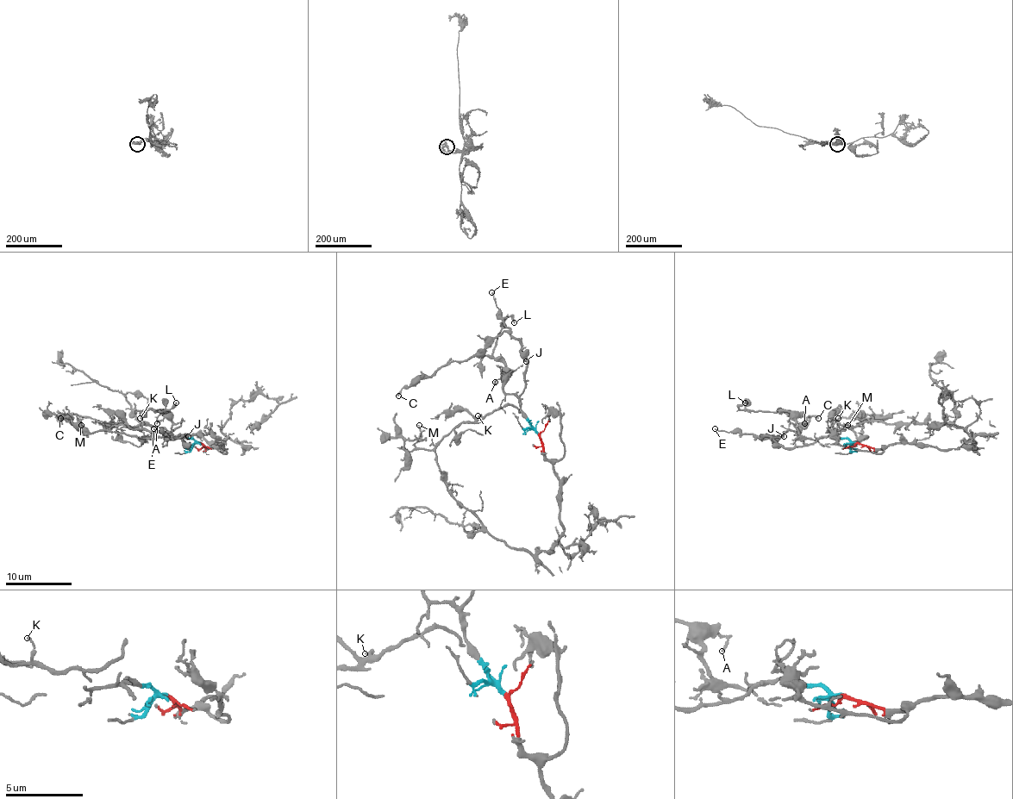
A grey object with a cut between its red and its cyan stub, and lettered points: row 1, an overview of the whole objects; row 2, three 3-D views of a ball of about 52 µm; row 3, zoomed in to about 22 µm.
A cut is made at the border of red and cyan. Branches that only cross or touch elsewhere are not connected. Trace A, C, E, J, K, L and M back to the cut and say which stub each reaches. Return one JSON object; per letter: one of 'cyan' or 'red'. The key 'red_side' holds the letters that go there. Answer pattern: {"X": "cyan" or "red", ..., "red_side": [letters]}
{"A": "cyan", "C": "cyan", "E": "cyan", "J": "cyan", "K": "red", "L": "cyan", "M": "red", "red_side": ["K", "M"]}

